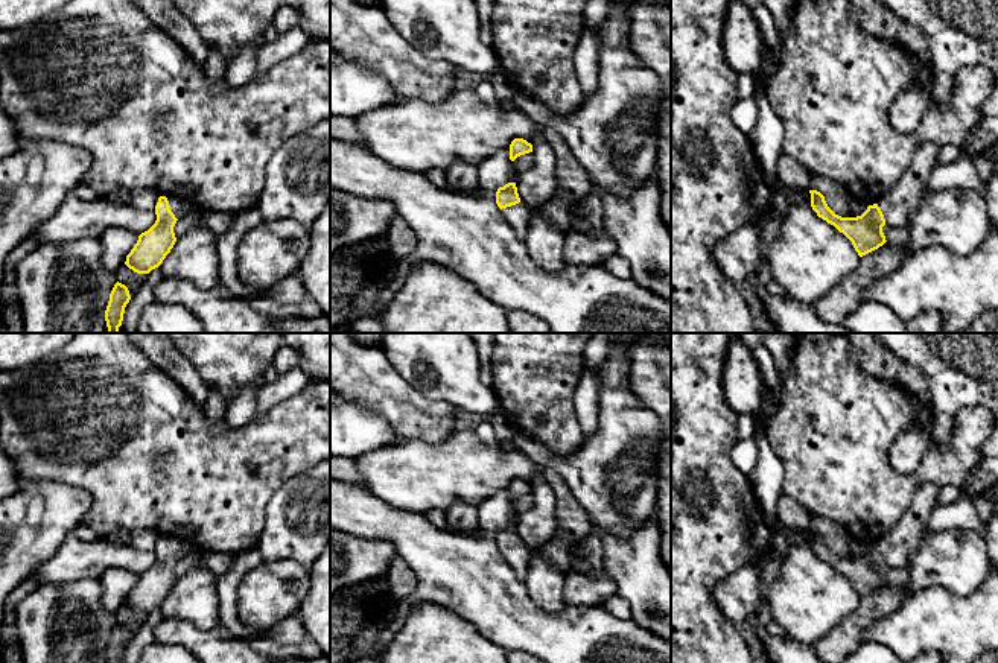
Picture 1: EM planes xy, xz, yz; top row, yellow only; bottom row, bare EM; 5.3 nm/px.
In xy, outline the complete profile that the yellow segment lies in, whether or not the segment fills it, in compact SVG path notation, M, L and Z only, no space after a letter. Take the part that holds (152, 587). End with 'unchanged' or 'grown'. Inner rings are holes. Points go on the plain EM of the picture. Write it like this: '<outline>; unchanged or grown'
M160 537L155 546L155 564L138 576L125 605L137 614L149 614L158 608L176 582L173 573L176 561L192 549L189 543Z; grown

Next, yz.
M923 484L916 488L910 508L895 525L895 528L881 540L879 544L869 546L857 558L841 558L826 544L825 537L817 531L809 531L811 547L818 558L834 566L853 585L860 598L878 590L887 581L882 567L907 567L910 557L919 549L928 535L926 523L937 506L940 487Z; grown

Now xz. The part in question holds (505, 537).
M508 523L496 532L496 544L513 572L525 581L531 555L536 552L520 543L516 523Z; grown

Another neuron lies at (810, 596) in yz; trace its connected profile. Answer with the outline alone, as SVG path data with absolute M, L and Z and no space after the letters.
M793 544L788 549L779 576L768 590L773 622L791 639L806 645L825 637L846 616L853 613L860 599L852 582L834 566L818 558L811 546Z

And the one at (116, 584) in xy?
M108 569L99 578L102 585L102 608L114 614L125 605L126 596L137 584L138 576L123 569Z

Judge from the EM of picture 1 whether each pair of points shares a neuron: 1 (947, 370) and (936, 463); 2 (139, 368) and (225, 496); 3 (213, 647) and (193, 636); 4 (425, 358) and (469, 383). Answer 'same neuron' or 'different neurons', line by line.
1: different neurons
2: same neuron
3: same neuron
4: same neuron

